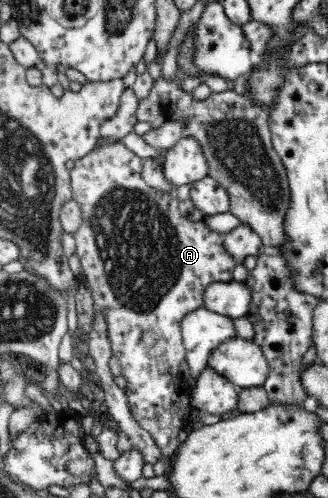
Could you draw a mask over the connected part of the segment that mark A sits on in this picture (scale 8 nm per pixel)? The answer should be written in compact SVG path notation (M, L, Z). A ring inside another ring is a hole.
M117 141L108 147L93 149L83 158L76 159L74 167L70 170L70 185L72 188L72 198L79 203L82 212L82 225L79 230L73 235L76 241L76 254L79 256L85 280L91 286L94 310L102 312L106 318L111 346L114 356L120 362L122 375L127 378L128 387L125 390L128 398L128 405L135 417L135 420L143 429L147 430L157 447L165 458L169 458L175 454L176 449L180 446L179 434L185 426L190 425L190 415L194 407L190 405L190 393L183 384L179 381L179 368L181 362L186 360L186 350L182 343L181 322L187 313L203 307L203 292L207 286L214 282L231 282L233 270L236 267L233 257L227 253L224 248L224 236L220 236L213 232L204 222L192 222L187 220L179 211L179 199L177 196L167 194L163 190L151 188L142 175L142 158L137 156L131 150L127 149L122 143Z

